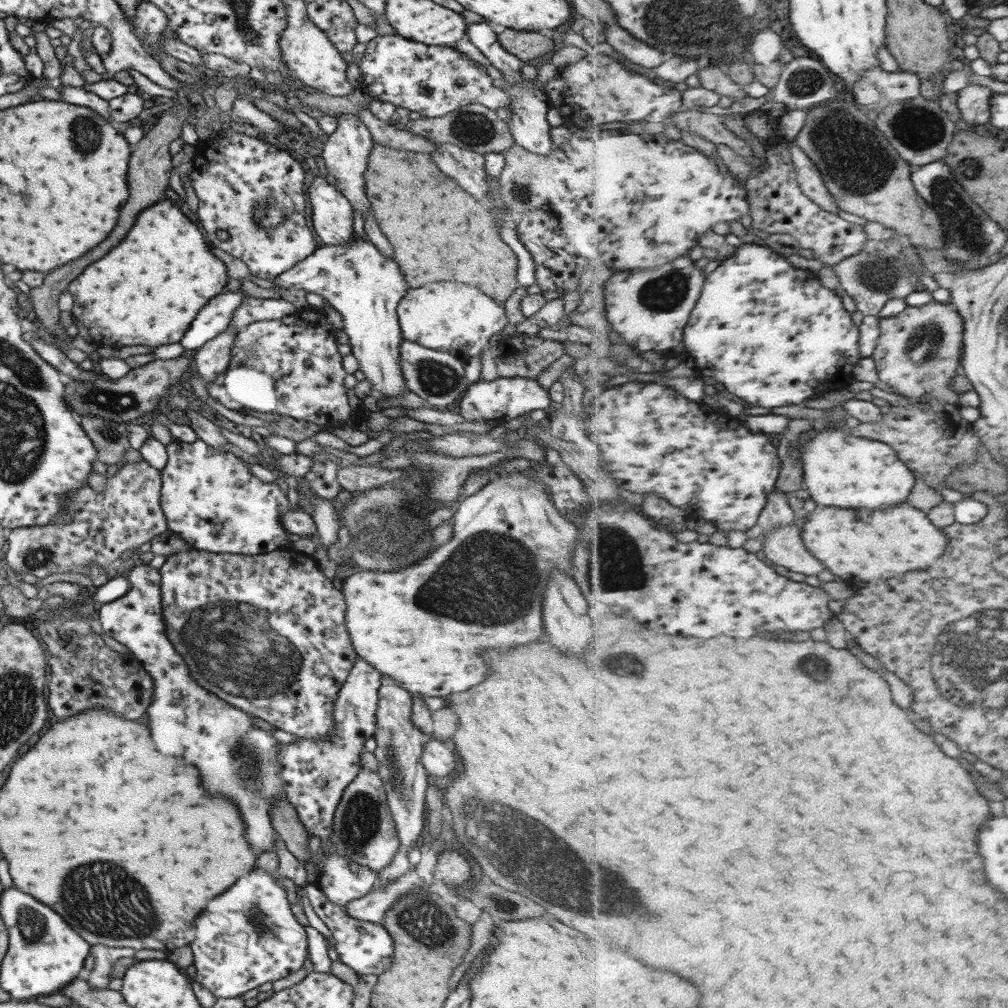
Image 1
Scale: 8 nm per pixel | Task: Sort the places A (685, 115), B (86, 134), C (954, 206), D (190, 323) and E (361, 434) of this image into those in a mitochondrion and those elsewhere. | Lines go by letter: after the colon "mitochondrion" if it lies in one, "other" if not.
A: other
B: mitochondrion
C: mitochondrion
D: other
E: other

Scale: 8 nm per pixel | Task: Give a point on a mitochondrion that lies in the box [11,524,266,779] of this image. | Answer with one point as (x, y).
(42, 556)

